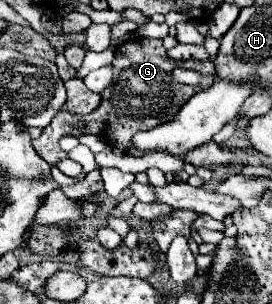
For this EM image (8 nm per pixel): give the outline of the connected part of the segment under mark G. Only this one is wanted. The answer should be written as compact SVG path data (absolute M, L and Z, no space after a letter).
M131 39L127 43L121 43L115 49L115 61L113 61L113 83L101 93L103 101L101 105L85 115L85 117L77 117L71 115L69 111L59 111L53 121L43 129L39 139L33 139L33 149L37 151L39 157L43 157L49 165L57 165L57 161L65 159L67 153L61 151L59 147L59 139L63 135L73 135L79 137L83 133L93 133L93 135L101 135L105 137L105 141L113 147L121 147L123 153L127 153L129 149L133 149L131 139L137 131L147 131L153 129L157 125L161 125L167 117L167 121L171 121L177 111L199 91L207 89L213 81L215 81L215 73L211 69L211 73L203 73L203 79L199 85L183 85L177 83L171 77L171 71L175 67L213 67L213 61L185 61L185 65L173 61L167 57L167 51L163 47L161 39Z

